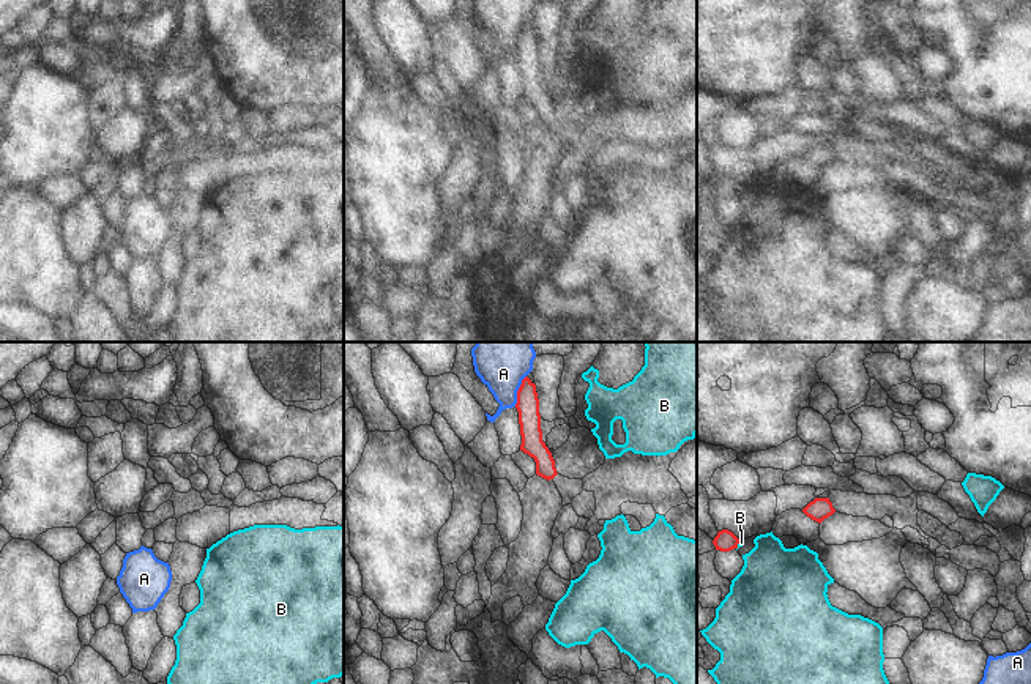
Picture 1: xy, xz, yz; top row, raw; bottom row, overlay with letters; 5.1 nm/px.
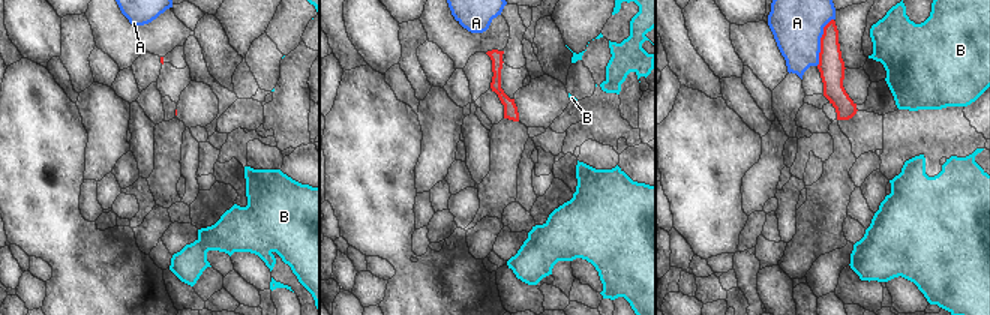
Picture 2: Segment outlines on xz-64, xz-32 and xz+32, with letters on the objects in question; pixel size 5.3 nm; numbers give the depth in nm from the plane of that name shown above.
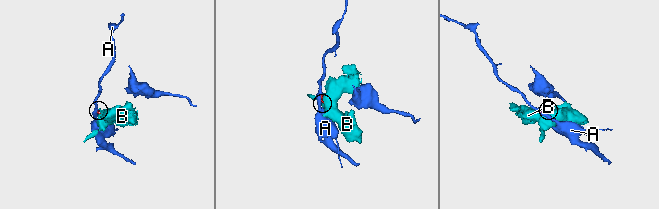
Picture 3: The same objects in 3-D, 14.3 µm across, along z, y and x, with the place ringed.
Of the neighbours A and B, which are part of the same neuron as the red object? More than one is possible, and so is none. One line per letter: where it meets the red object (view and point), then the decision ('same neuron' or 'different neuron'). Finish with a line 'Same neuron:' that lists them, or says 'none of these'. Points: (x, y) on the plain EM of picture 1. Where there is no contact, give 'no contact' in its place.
A: xz (517, 38) | different neuron
B: yz (736, 193) | different neuron
Same neuron: none of these

